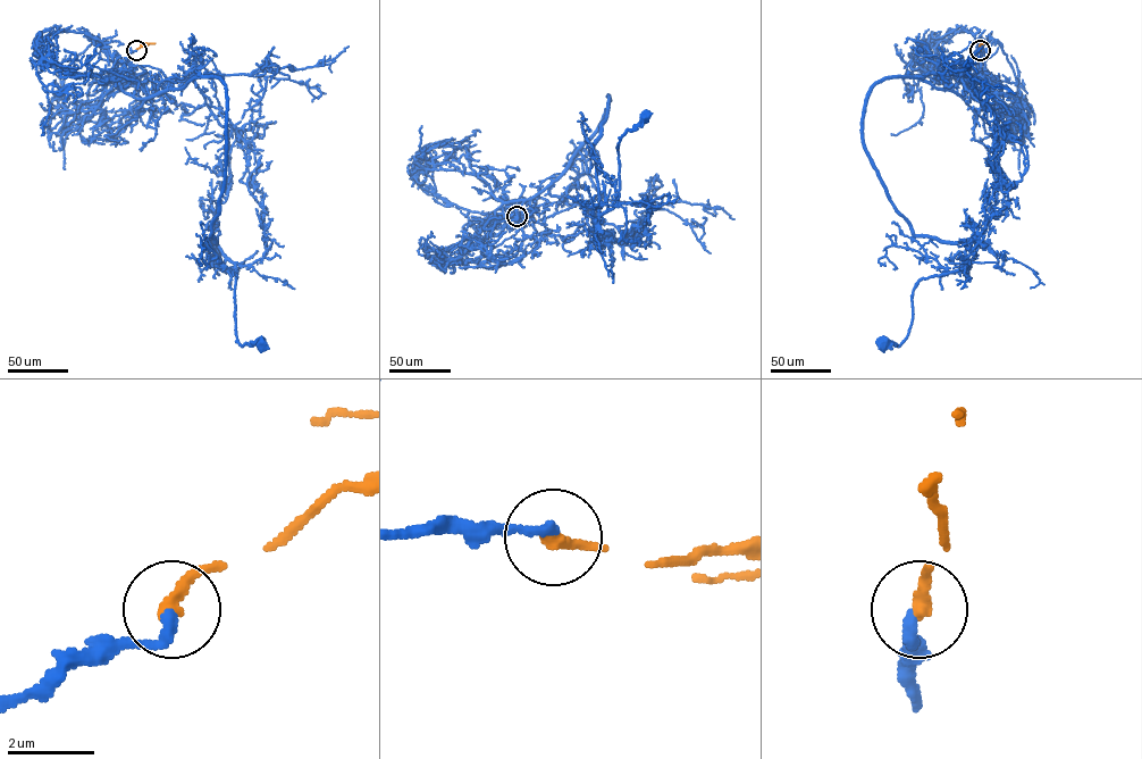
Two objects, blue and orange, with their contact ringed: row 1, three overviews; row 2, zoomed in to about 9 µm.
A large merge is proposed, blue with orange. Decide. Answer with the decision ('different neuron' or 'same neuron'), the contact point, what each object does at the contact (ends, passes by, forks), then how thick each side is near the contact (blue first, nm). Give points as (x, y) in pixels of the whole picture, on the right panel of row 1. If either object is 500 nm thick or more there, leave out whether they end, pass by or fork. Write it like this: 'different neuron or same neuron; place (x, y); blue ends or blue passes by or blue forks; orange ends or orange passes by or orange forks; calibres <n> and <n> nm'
same neuron; place (980, 50); blue ends; orange ends; calibres 280 and 340 nm

